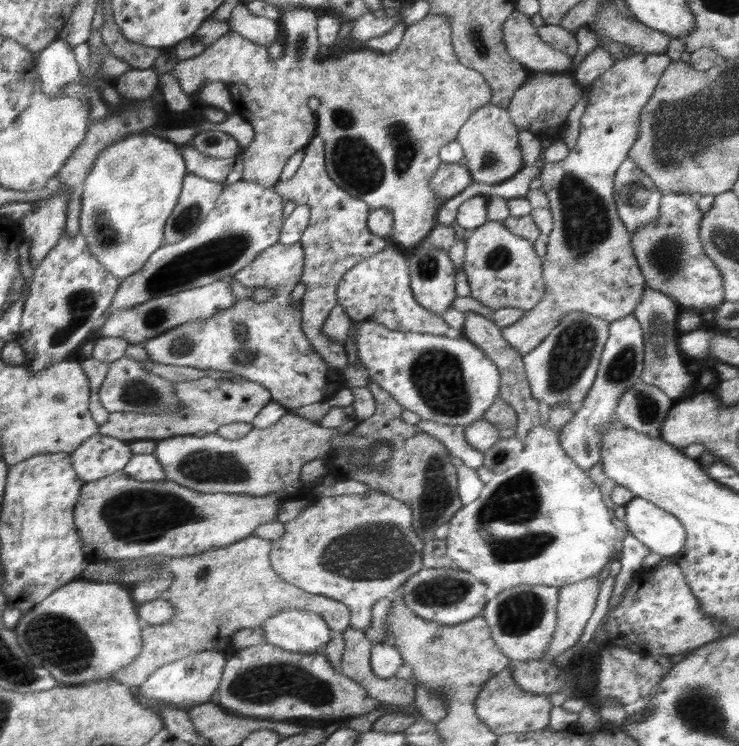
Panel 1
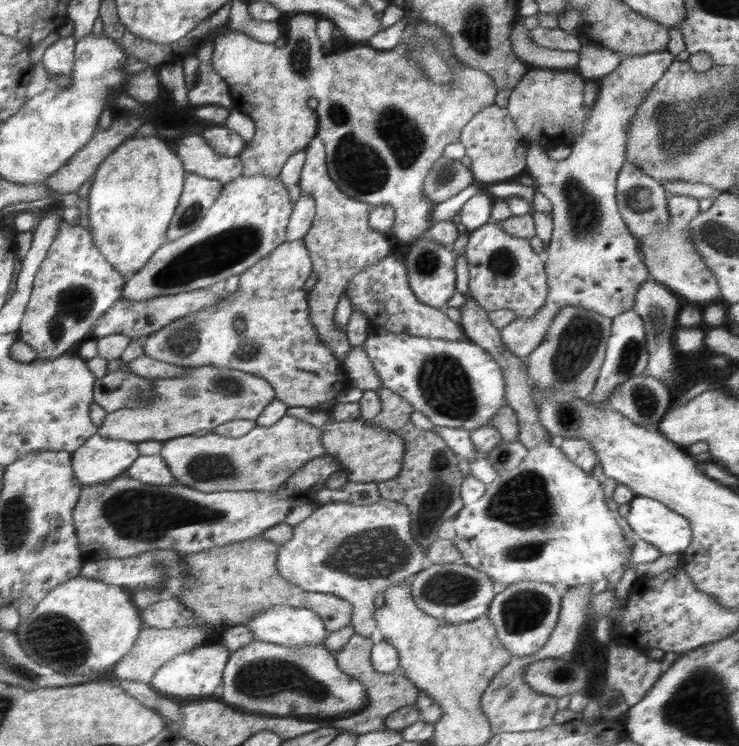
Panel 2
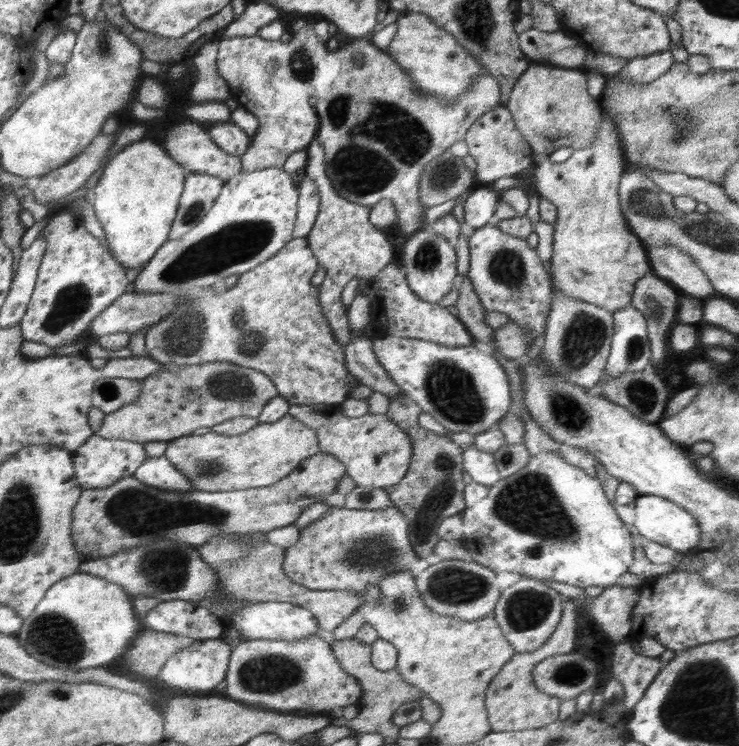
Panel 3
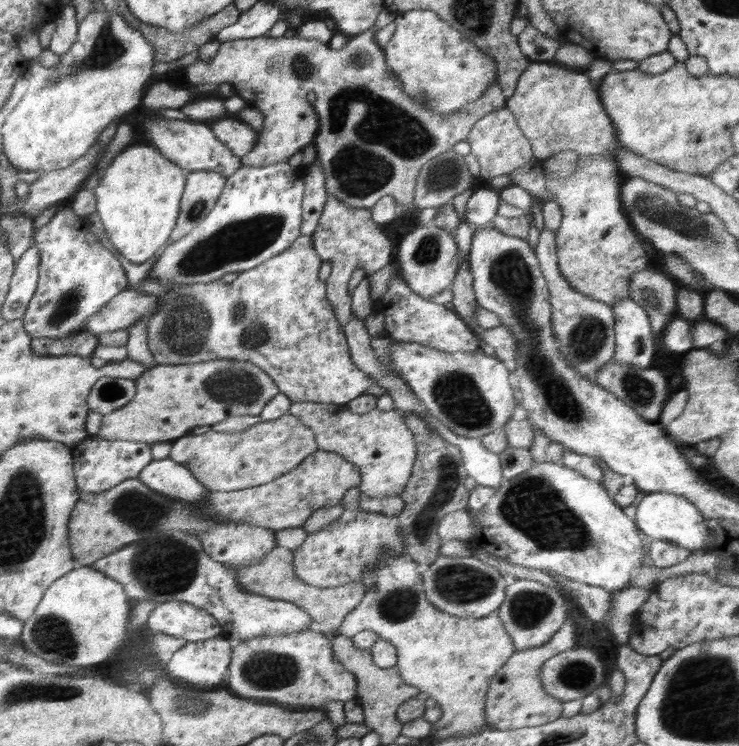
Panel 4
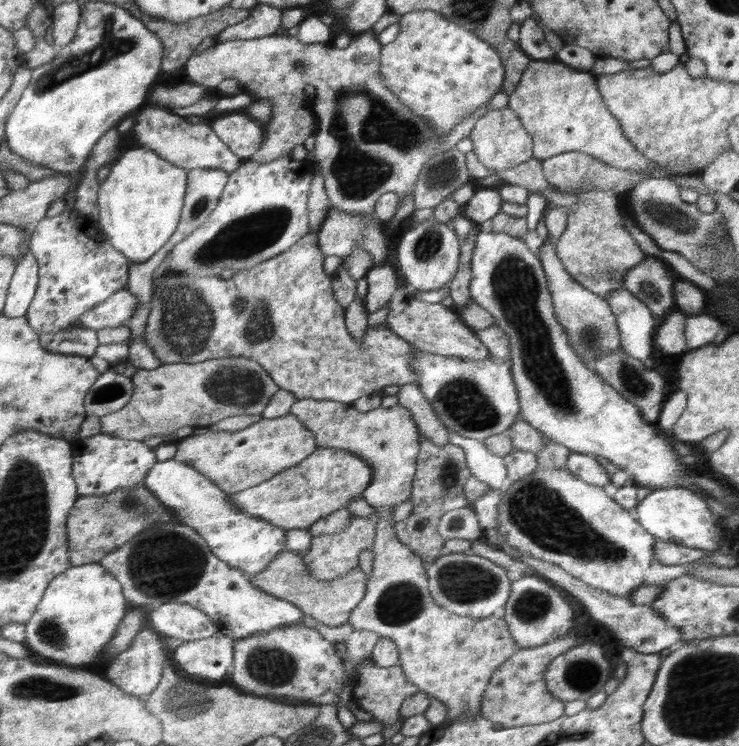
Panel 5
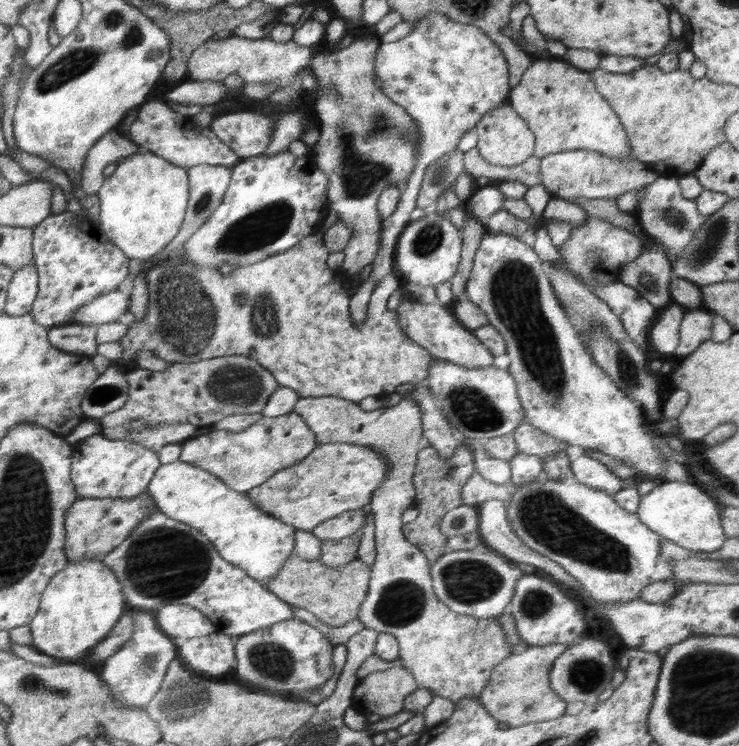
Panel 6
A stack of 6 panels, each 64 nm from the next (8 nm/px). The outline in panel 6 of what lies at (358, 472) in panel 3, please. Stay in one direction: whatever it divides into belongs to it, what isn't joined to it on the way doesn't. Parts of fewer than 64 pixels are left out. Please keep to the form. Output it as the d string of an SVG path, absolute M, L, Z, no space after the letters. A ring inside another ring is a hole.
M324 396L321 398L300 398L293 409L300 414L304 423L314 432L318 444L329 442L349 442L361 444L370 449L378 450L378 455L390 463L390 472L385 476L380 486L371 494L368 508L374 514L376 532L376 557L371 567L371 575L366 598L358 609L356 618L365 624L365 628L384 634L393 634L399 644L399 660L403 668L412 674L418 687L429 688L435 695L451 700L456 707L463 698L479 697L490 680L492 670L511 655L511 646L507 641L505 630L497 617L479 619L466 614L458 614L450 610L437 599L432 588L429 560L424 553L412 551L412 545L402 535L402 511L414 504L416 496L413 485L414 467L417 455L423 443L422 423L420 423L420 407L403 396L396 406L378 408L366 412L357 403L346 401L338 396Z

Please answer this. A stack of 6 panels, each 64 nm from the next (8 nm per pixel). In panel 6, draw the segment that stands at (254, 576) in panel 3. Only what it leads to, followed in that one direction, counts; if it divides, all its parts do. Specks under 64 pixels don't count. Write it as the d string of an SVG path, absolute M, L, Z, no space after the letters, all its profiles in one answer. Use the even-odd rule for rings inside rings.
M290 555L274 578L265 587L272 593L297 608L312 612L320 622L328 626L342 626L356 618L362 601L366 598L371 568L360 559L344 566L328 568L318 561L307 561Z

